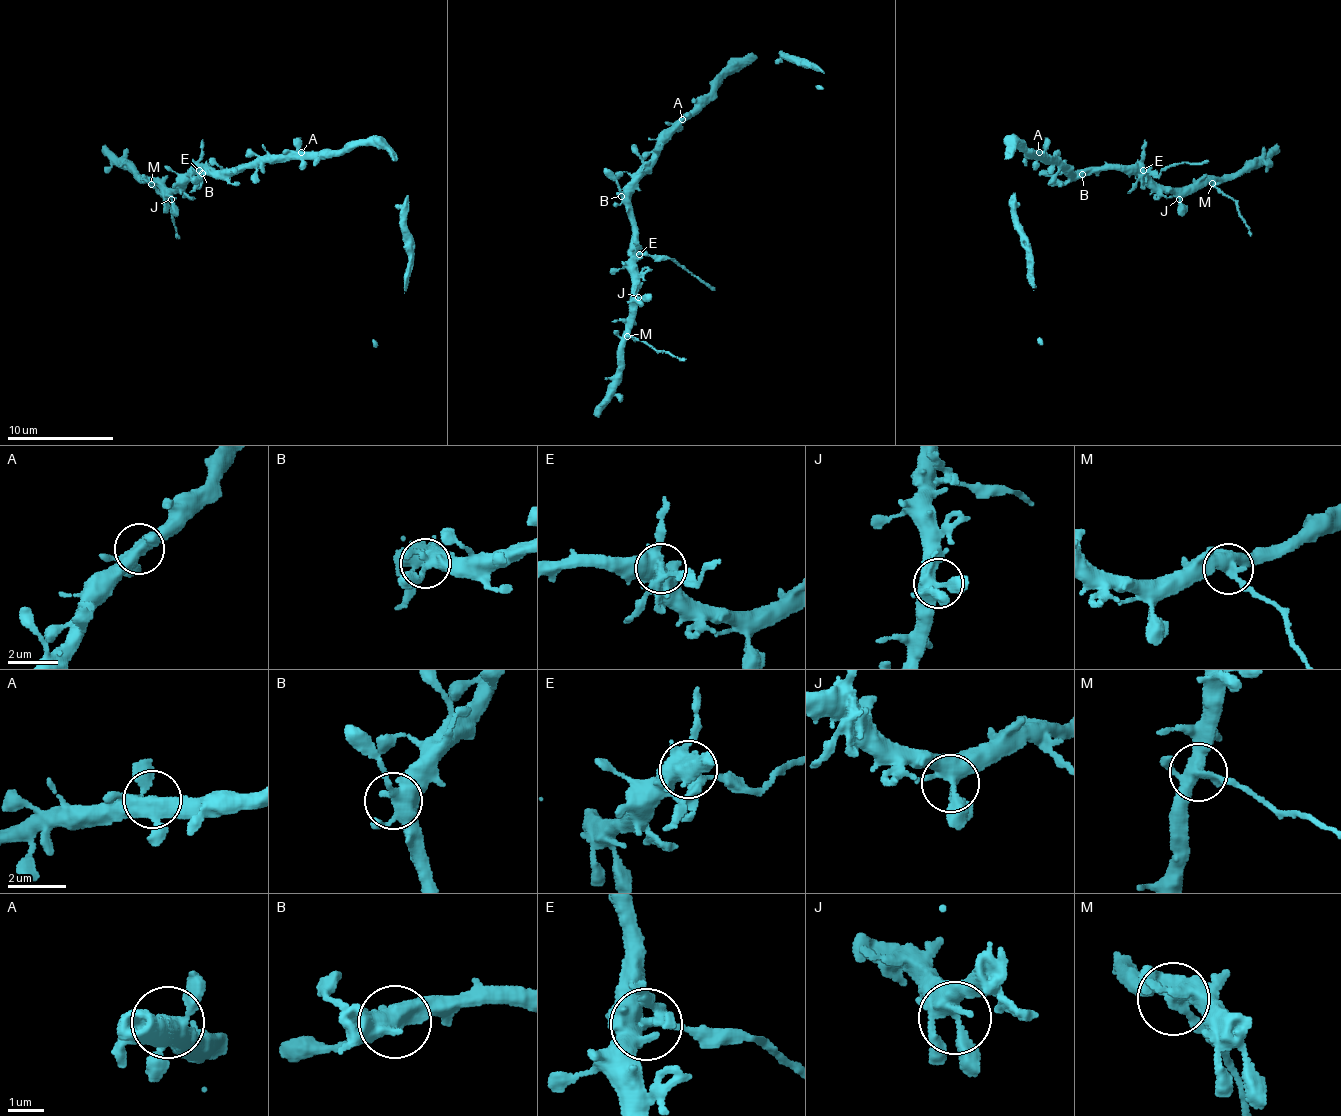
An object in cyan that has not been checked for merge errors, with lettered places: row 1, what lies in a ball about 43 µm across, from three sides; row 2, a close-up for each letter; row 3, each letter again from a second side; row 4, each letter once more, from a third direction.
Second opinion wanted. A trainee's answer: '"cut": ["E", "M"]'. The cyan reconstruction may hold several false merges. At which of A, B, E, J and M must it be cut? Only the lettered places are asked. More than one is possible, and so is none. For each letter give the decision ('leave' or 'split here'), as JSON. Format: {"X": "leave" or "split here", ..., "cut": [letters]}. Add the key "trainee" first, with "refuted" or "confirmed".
{"trainee": "confirmed", "A": "leave", "B": "leave", "E": "split here", "J": "leave", "M": "split here", "cut": ["E", "M"]}

